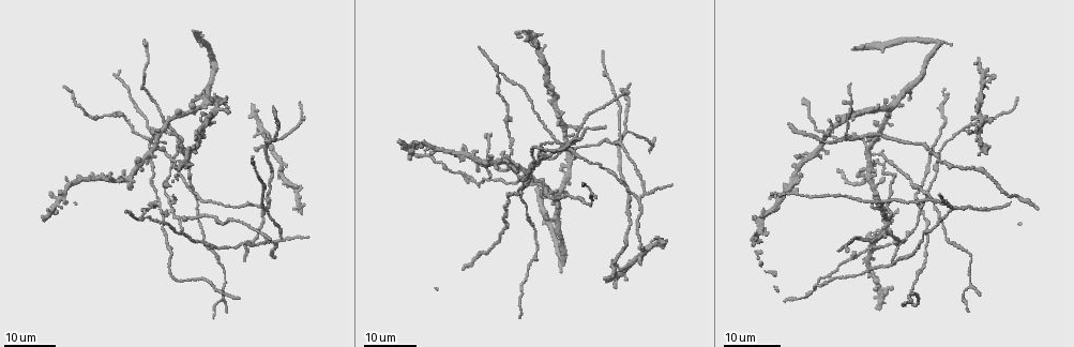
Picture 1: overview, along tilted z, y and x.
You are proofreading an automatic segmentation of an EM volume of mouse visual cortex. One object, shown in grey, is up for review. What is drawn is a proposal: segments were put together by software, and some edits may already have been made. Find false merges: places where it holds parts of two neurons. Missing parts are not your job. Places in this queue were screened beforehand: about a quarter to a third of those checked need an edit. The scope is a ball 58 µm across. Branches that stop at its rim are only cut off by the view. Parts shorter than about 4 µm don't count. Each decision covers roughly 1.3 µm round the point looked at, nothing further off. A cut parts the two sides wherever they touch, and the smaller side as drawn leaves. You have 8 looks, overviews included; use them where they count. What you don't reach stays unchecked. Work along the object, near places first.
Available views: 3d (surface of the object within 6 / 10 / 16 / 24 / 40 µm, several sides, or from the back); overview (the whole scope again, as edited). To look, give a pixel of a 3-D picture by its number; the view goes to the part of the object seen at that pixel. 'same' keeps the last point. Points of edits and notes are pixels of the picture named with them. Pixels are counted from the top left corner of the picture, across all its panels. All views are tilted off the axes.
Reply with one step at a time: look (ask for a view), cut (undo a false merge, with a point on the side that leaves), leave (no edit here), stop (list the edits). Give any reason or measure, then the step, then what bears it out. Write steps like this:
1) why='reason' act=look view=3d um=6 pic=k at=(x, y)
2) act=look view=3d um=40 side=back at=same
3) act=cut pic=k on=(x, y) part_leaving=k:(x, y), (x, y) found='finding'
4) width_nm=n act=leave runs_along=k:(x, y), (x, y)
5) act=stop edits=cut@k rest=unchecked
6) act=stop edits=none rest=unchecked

act=look view=3d um=24 pic=1 at=(894, 264)

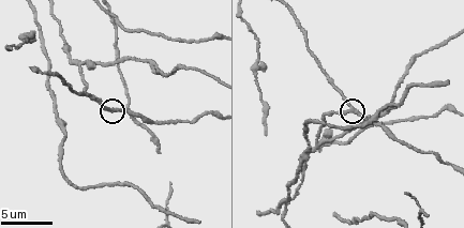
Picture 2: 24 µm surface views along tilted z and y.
act=look view=3d um=10 pic=2 at=(110, 108)

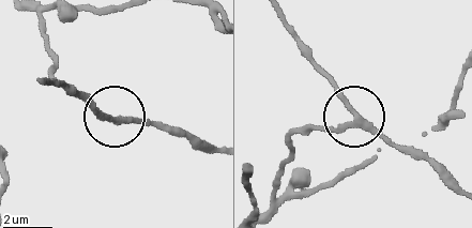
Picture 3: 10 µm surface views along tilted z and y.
arms=3 act=leave found='continuous, no second neuron'

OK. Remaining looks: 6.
why='arms part here' act=look view=3d um=6 pic=2 at=(284, 212)

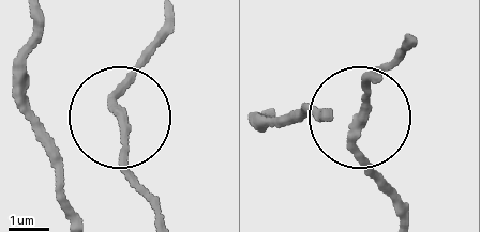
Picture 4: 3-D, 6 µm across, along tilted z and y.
act=look view=3d um=6 side=back pic=4 at=(359, 121)

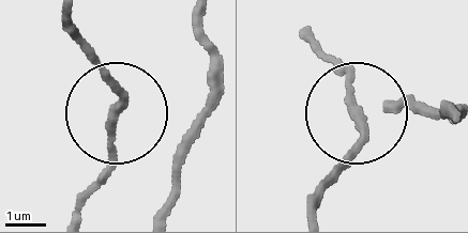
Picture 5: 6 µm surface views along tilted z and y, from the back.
arms=3 act=leave runs_along=5:(303, 30), (349, 79), (362, 141), (338, 176) found='all the same neuron'

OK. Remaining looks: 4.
why='sudden change in width' act=look view=3d um=16 pic=1 at=(223, 270)

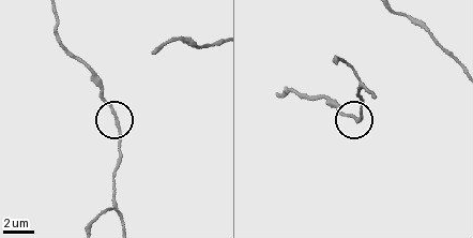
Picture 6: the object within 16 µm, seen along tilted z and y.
why='closer look' act=look view=3d um=10 pic=6 at=(359, 120)

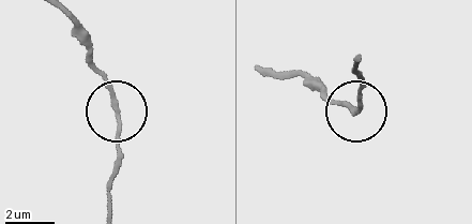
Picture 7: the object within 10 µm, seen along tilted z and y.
act=leave runs_along=7:(265, 70), (298, 76), (355, 109), (363, 81) found='one neuron here'

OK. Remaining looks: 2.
why='three-way junction' act=look view=3d um=24 pic=1 at=(950, 203)

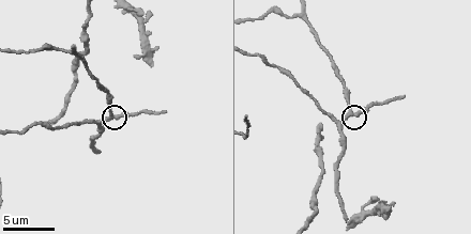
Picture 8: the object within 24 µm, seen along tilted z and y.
act=look view=3d um=6 pic=8 at=(109, 119)

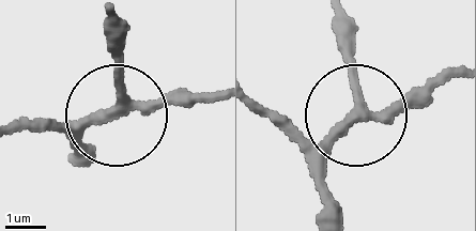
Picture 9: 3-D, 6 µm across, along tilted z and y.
side_arm_um=6 act=leave runs_along=9:(335, 21), (363, 113), (399, 110), (436, 77) found='one neuron here'

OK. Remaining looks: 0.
act=stop edits=none rest=unchecked

